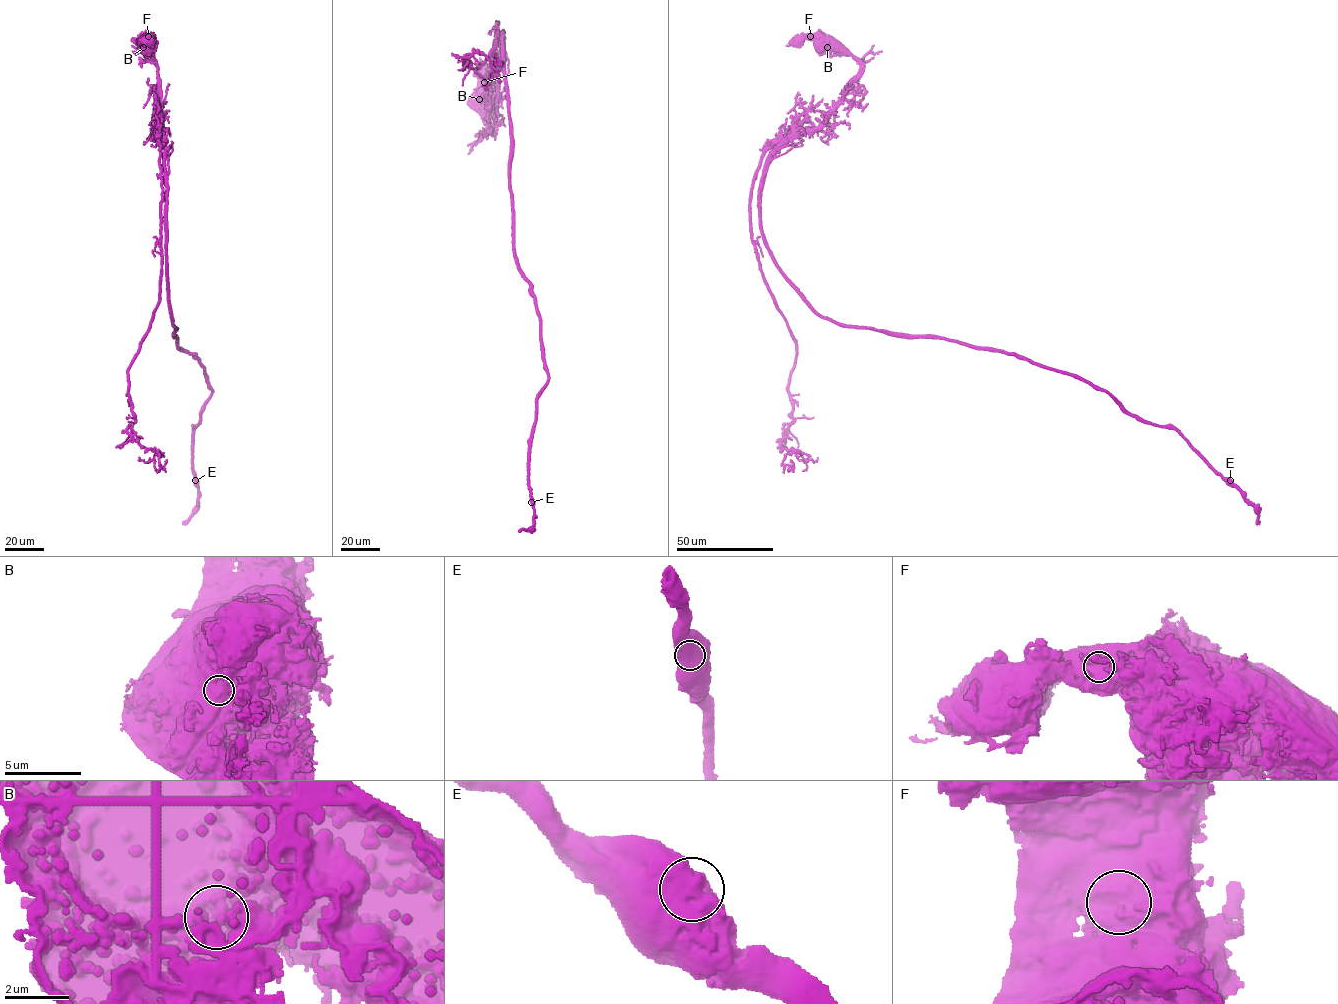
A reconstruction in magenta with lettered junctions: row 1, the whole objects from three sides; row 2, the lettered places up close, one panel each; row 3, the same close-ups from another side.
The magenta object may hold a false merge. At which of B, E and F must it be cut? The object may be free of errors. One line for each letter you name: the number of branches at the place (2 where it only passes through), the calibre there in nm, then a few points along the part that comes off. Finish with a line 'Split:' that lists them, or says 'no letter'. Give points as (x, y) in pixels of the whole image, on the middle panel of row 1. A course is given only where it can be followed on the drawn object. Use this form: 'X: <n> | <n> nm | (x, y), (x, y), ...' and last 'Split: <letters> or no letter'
Split: no letter

